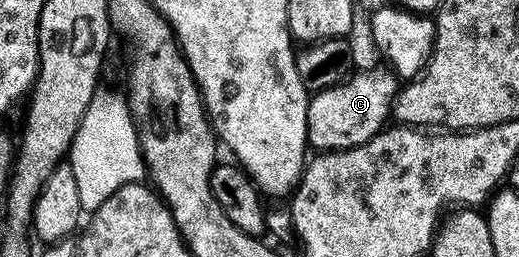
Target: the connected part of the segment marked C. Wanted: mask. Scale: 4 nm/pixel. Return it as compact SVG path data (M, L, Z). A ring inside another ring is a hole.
M386 67L358 72L351 72L342 84L315 92L310 97L306 140L311 150L330 153L334 149L360 147L381 133L391 120L394 99L400 88L399 78Z

